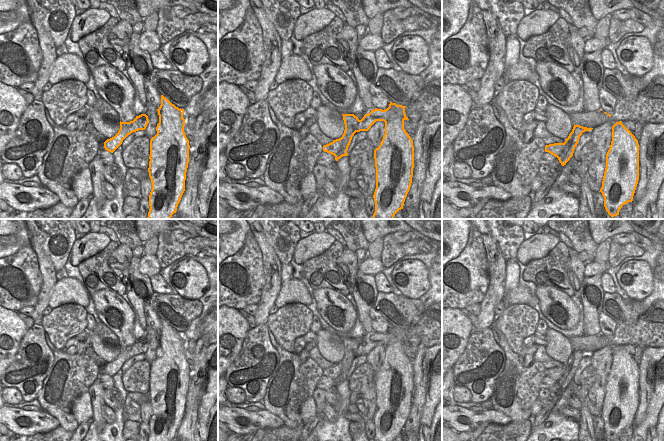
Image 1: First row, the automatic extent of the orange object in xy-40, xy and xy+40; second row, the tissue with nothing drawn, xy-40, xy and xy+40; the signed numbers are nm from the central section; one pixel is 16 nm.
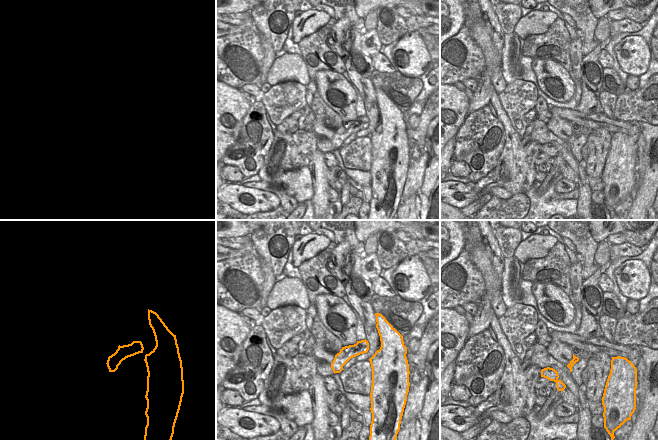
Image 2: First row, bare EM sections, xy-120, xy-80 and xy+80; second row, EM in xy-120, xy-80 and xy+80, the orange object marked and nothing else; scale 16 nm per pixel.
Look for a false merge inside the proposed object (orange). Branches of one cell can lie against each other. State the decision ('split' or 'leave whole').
split

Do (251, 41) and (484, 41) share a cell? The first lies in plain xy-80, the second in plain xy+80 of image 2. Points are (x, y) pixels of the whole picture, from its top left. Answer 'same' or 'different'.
different

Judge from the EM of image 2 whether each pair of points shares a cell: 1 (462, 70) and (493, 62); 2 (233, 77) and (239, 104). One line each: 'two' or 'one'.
1: two
2: two

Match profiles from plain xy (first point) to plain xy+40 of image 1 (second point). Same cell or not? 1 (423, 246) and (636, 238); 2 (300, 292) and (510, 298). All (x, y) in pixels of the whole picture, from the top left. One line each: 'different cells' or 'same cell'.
1: same cell
2: same cell

